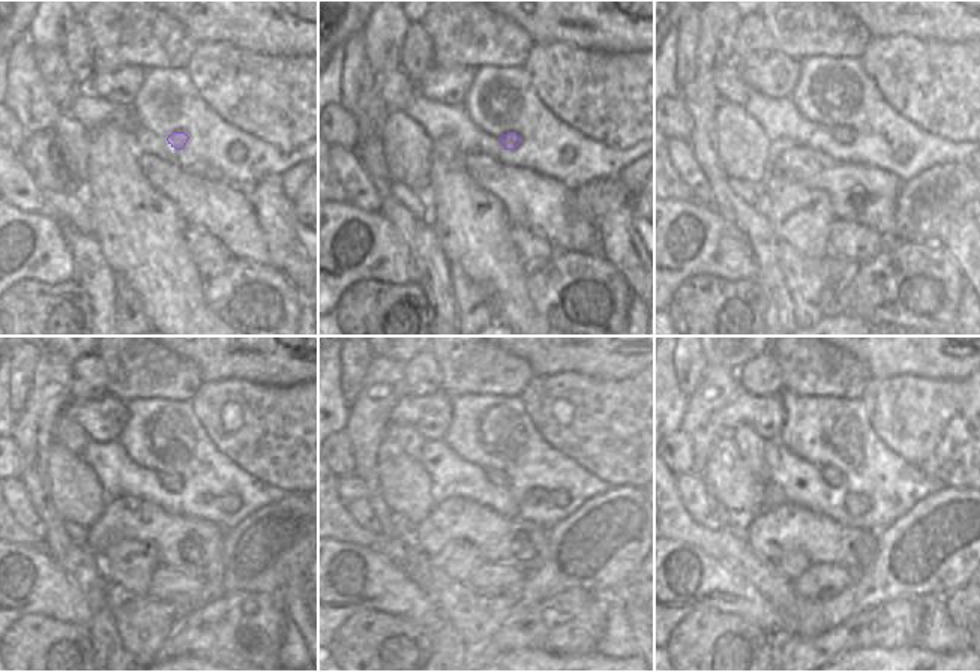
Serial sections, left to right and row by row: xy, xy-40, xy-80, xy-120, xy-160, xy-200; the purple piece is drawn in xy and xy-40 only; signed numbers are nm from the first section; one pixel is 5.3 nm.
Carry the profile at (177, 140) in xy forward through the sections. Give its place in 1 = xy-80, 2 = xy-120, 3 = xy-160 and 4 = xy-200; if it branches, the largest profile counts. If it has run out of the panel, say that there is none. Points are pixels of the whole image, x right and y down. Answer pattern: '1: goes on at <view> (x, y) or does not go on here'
1: goes on at xy-80 (845, 138)
2: goes on at xy-120 (171, 482)
3: goes on at xy-160 (497, 477)
4: goes on at xy-200 (832, 476)

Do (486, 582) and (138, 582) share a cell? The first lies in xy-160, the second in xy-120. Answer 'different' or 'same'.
different

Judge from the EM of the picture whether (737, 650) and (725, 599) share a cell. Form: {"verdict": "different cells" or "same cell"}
{"verdict": "different cells"}

